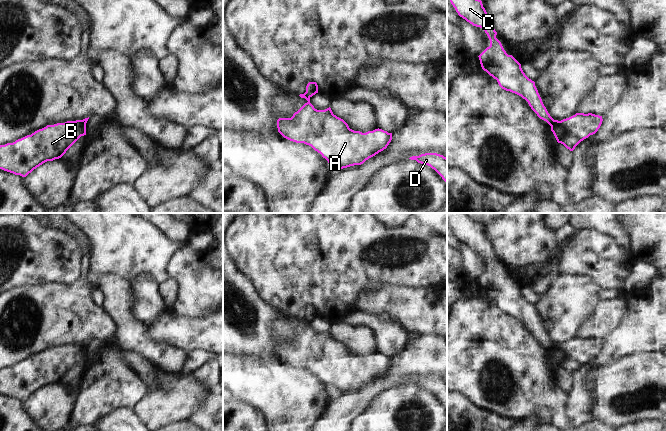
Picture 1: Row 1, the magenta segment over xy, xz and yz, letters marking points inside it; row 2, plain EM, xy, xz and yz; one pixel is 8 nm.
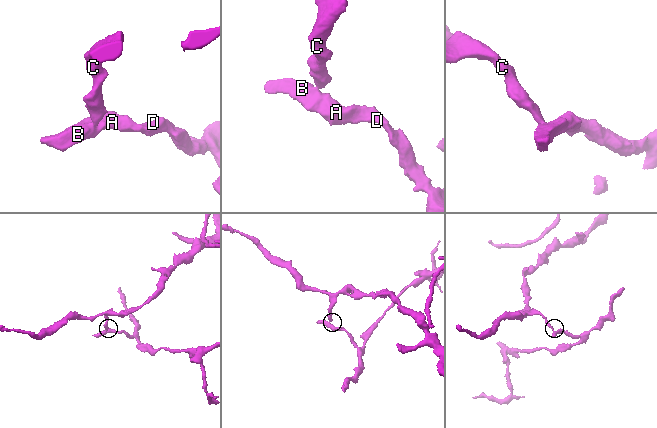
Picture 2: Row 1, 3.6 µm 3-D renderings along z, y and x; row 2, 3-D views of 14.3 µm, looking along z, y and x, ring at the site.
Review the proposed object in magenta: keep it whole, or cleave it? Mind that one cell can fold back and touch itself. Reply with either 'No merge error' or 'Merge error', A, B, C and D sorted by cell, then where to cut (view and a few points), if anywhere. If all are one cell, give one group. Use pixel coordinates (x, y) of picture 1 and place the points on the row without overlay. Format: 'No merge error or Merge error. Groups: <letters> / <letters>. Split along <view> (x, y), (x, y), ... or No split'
Merge error. Groups: A B D / C. Split along xz (304, 317), (309, 322).

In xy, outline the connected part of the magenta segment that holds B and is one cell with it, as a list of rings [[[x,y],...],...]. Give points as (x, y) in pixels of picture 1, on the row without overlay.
[[[83,344],[47,349],[13,367],[0,369],[0,393],[26,401],[43,387],[61,382],[84,359]]]

